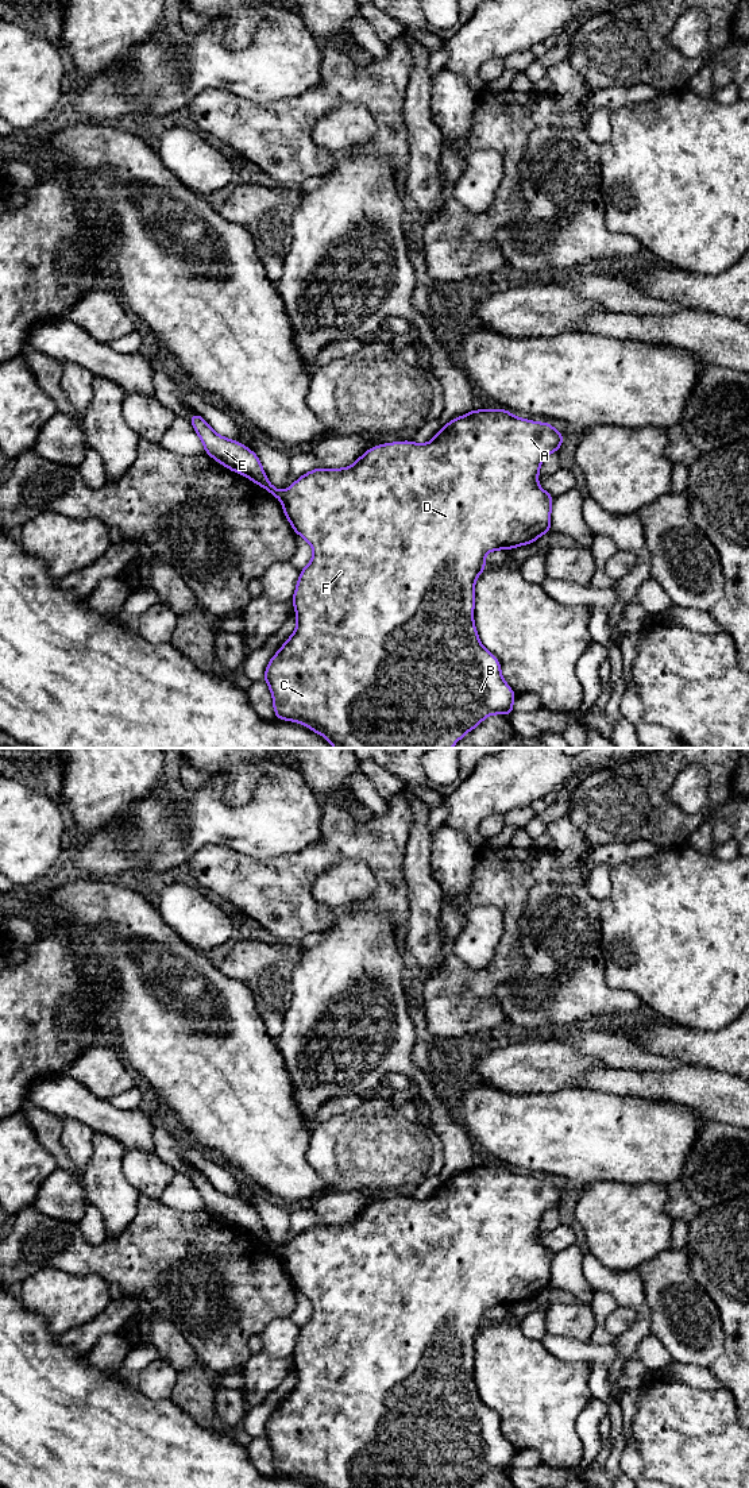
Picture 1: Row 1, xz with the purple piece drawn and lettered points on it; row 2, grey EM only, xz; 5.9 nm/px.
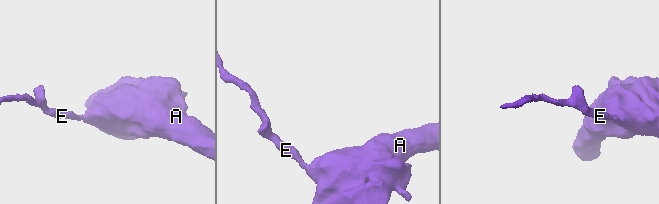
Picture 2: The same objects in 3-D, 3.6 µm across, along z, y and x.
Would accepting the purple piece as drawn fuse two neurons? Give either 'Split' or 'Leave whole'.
Split

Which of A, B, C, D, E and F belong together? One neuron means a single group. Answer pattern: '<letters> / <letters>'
A B C D F / E

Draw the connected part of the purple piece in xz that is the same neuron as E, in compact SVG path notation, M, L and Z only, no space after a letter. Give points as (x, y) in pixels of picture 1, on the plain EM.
M192 1171L189 1177L201 1195L205 1208L211 1214L216 1215L227 1225L250 1234L256 1241L265 1244L275 1254L281 1254L282 1248L269 1238L254 1207L244 1203L240 1198L217 1191L205 1179L201 1171Z

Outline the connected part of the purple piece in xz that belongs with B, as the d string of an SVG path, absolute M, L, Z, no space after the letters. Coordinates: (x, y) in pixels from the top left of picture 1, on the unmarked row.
M506 1165L478 1167L456 1173L425 1200L412 1196L381 1200L367 1206L345 1225L316 1225L300 1233L282 1248L281 1258L294 1288L313 1304L309 1321L300 1327L292 1358L297 1369L297 1384L265 1427L265 1438L273 1450L278 1476L296 1477L313 1488L470 1488L487 1472L511 1470L516 1449L503 1437L499 1416L480 1399L474 1381L475 1337L486 1326L484 1311L495 1306L526 1302L551 1287L553 1252L538 1242L544 1214L559 1207L564 1190L549 1179L536 1179L513 1172Z

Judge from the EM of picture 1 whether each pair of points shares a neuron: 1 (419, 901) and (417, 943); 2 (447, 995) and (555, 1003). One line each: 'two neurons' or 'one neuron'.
1: one neuron
2: two neurons

